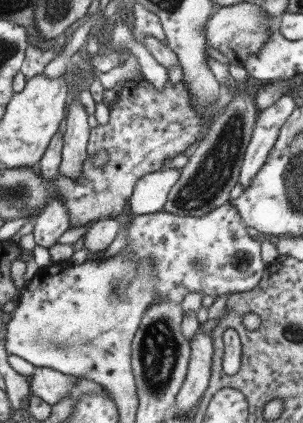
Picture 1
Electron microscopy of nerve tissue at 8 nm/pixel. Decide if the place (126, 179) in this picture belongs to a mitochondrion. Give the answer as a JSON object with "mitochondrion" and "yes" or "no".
{"mitochondrion":"no"}

